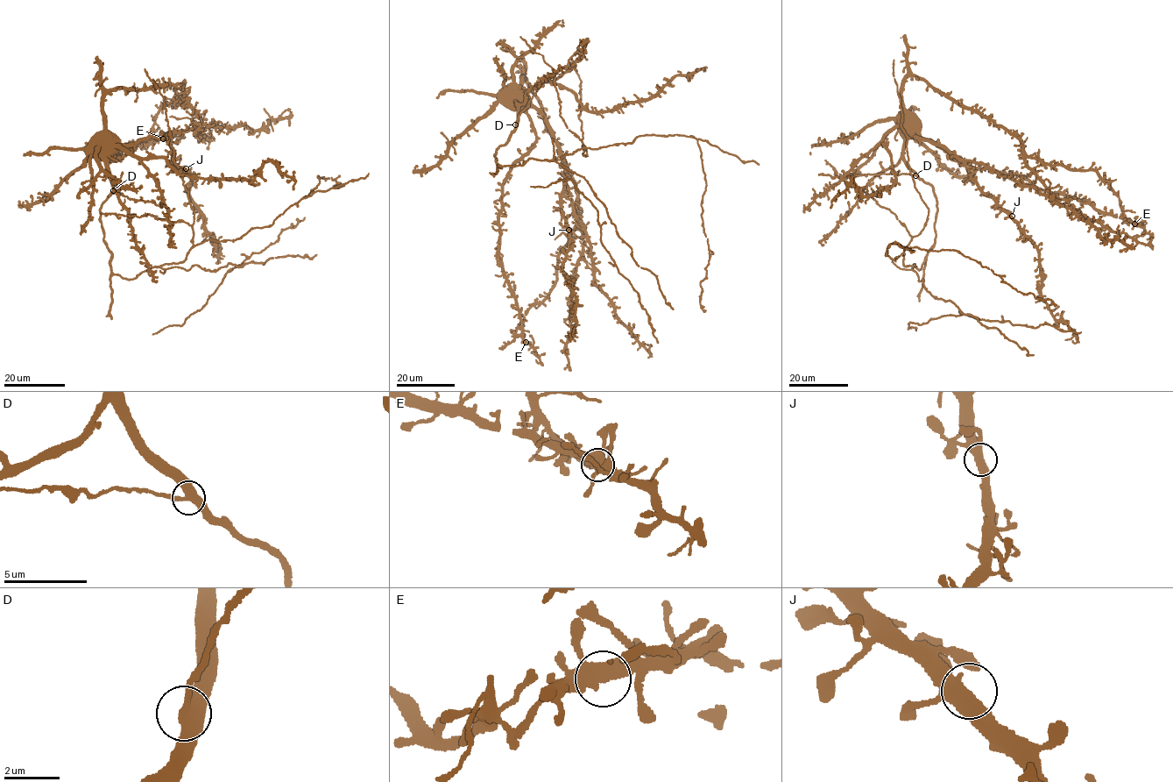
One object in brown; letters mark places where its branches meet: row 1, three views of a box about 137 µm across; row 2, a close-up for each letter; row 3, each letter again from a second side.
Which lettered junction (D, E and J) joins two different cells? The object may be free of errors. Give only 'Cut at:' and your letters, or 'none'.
Cut at: D

